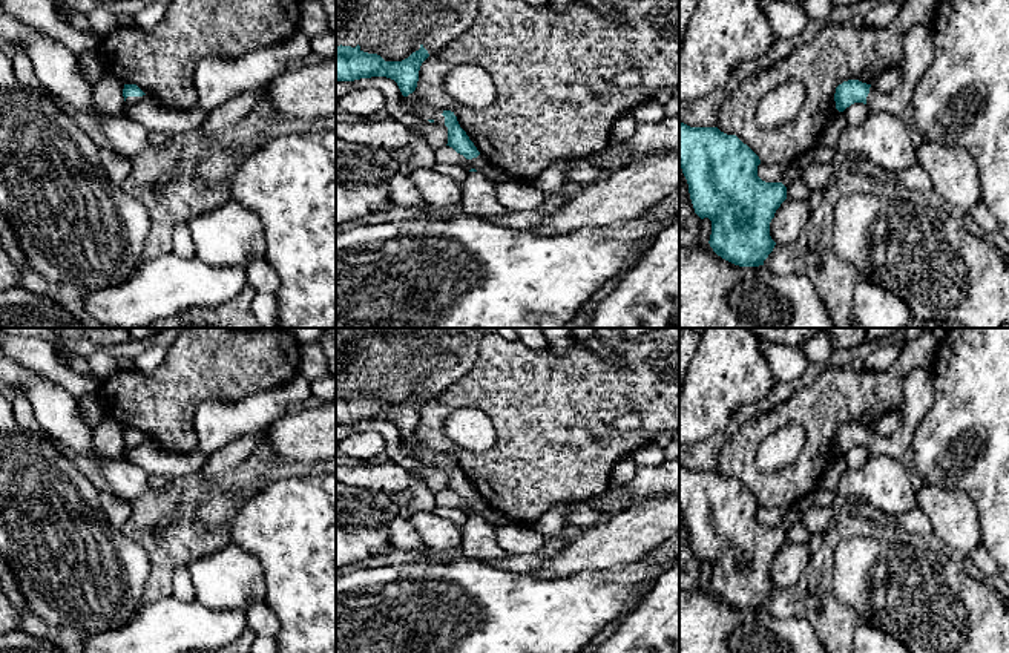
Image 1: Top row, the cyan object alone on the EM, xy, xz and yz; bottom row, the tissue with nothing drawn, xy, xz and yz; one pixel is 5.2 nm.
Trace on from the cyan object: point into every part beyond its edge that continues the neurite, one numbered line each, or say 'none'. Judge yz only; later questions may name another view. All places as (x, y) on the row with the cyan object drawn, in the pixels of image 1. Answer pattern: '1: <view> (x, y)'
1: yz (919, 46)

